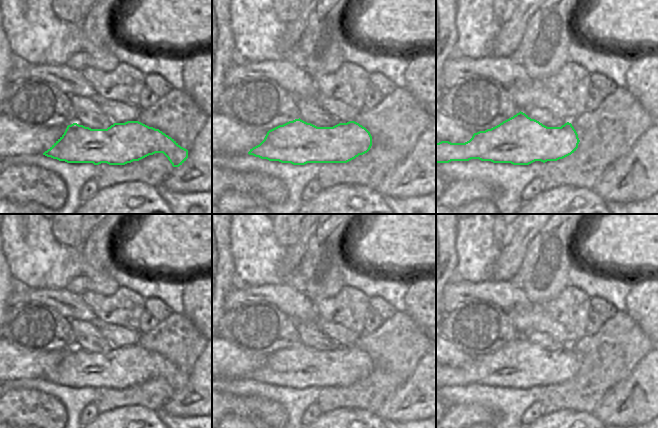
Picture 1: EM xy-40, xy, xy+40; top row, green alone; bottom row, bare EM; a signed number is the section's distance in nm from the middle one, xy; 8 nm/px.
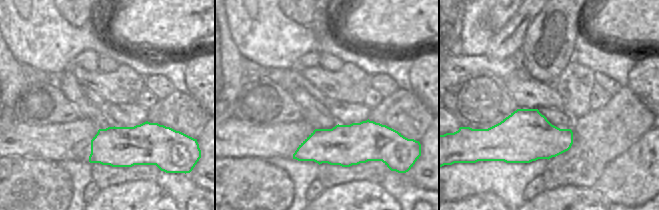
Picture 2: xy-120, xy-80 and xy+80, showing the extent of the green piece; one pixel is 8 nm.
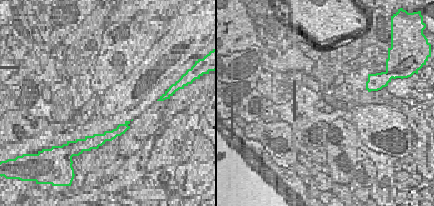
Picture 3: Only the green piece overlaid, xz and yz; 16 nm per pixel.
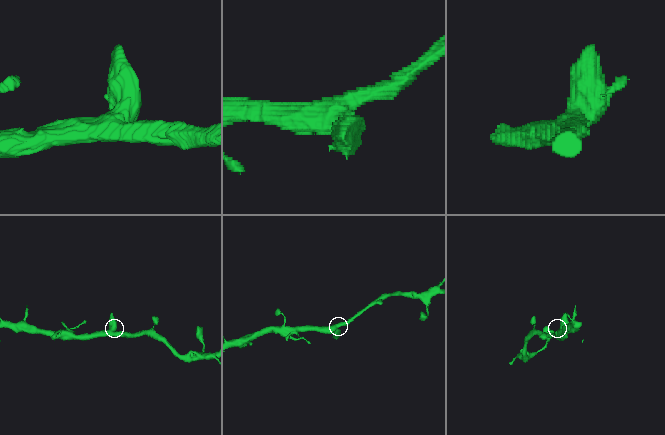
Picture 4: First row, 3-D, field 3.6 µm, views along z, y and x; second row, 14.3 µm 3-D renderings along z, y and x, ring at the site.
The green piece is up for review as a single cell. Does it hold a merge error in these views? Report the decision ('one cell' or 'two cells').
one cell

